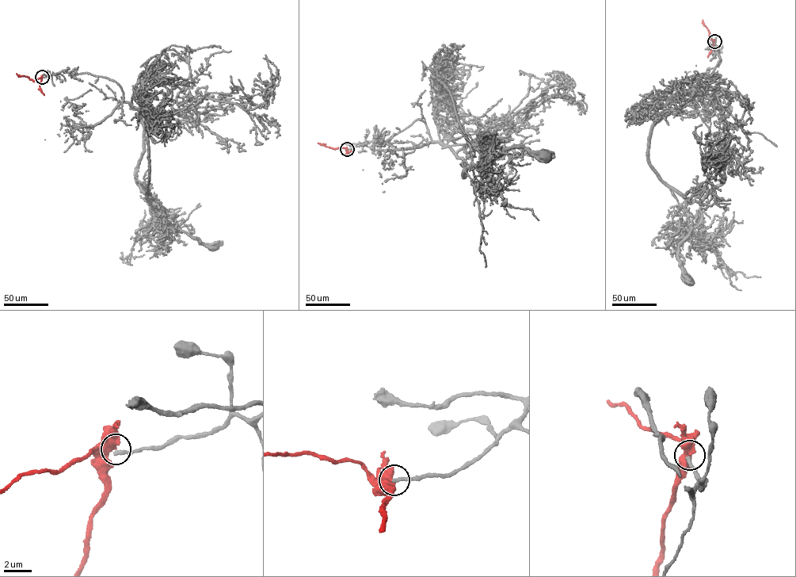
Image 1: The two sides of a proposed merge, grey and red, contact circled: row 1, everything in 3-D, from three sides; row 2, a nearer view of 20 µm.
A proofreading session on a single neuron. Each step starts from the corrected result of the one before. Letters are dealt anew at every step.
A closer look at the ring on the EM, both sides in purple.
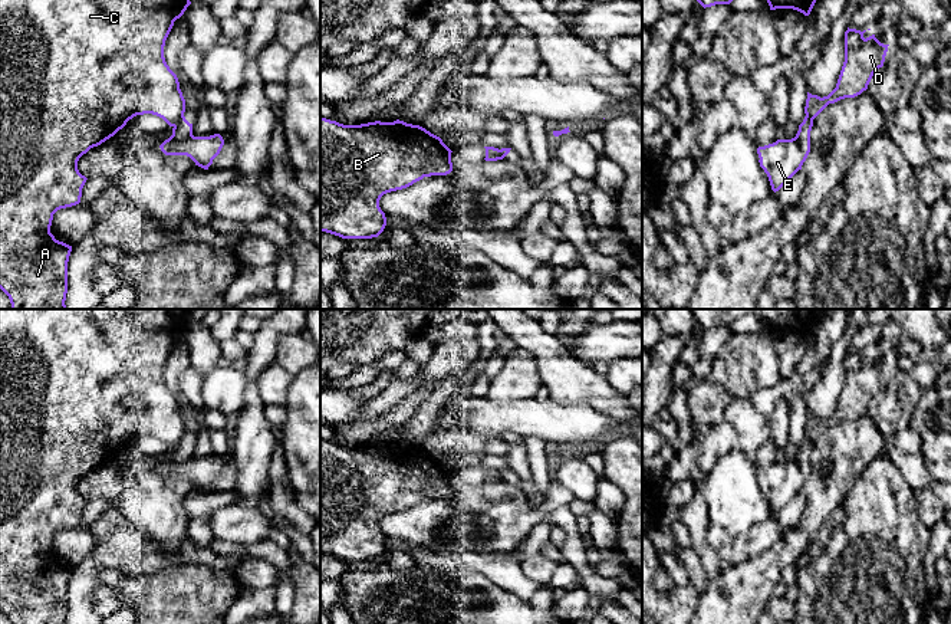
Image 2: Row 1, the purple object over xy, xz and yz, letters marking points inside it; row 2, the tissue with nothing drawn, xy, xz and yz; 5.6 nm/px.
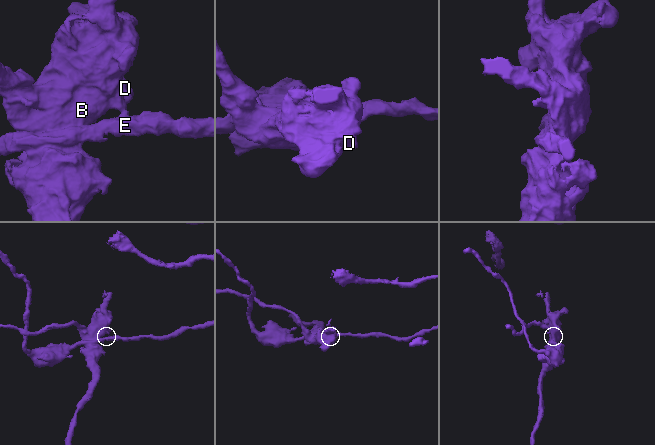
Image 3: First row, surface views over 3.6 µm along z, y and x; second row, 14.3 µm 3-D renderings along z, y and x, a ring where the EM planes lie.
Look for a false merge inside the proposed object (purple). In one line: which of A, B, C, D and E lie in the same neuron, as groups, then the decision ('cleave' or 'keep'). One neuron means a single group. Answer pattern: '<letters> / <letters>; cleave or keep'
A B C D / E; cleave

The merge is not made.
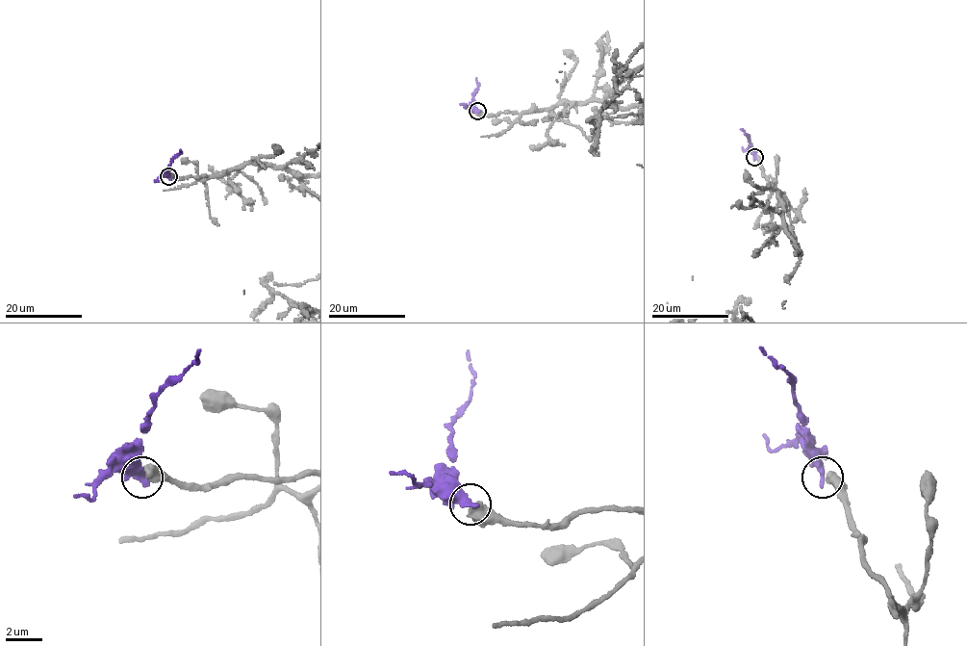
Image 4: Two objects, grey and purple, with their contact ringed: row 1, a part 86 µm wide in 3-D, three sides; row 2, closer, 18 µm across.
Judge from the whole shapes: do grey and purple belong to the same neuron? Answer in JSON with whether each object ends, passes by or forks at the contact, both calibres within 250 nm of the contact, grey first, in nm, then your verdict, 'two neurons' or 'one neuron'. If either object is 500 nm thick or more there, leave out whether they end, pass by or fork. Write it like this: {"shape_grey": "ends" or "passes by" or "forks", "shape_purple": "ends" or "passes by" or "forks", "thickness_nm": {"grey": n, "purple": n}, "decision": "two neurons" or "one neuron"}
{"thickness_nm": {"grey": 650, "purple": 460}, "decision": "two neurons"}

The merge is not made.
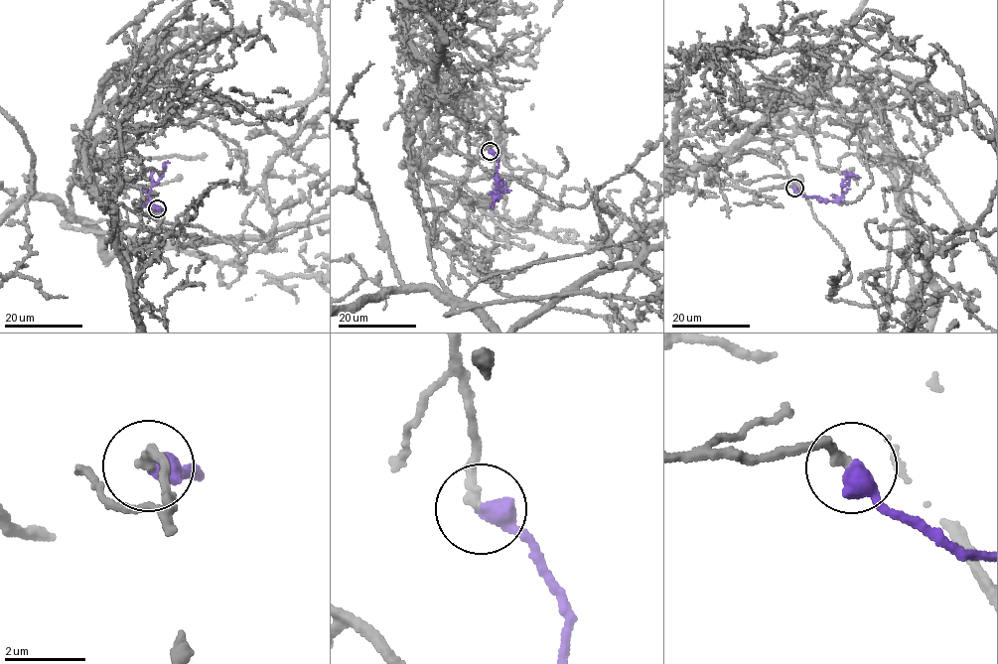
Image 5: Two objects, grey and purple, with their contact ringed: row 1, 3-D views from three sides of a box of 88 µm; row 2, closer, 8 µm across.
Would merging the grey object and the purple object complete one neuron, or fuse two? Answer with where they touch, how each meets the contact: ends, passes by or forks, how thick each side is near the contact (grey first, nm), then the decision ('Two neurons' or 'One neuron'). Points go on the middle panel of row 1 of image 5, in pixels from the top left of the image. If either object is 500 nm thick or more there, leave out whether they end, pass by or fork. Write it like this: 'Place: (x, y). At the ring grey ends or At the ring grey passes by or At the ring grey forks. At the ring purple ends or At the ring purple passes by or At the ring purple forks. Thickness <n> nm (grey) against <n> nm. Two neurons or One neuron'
Place: (490, 151). Thickness 220 nm (grey) against 500 nm. One neuron

